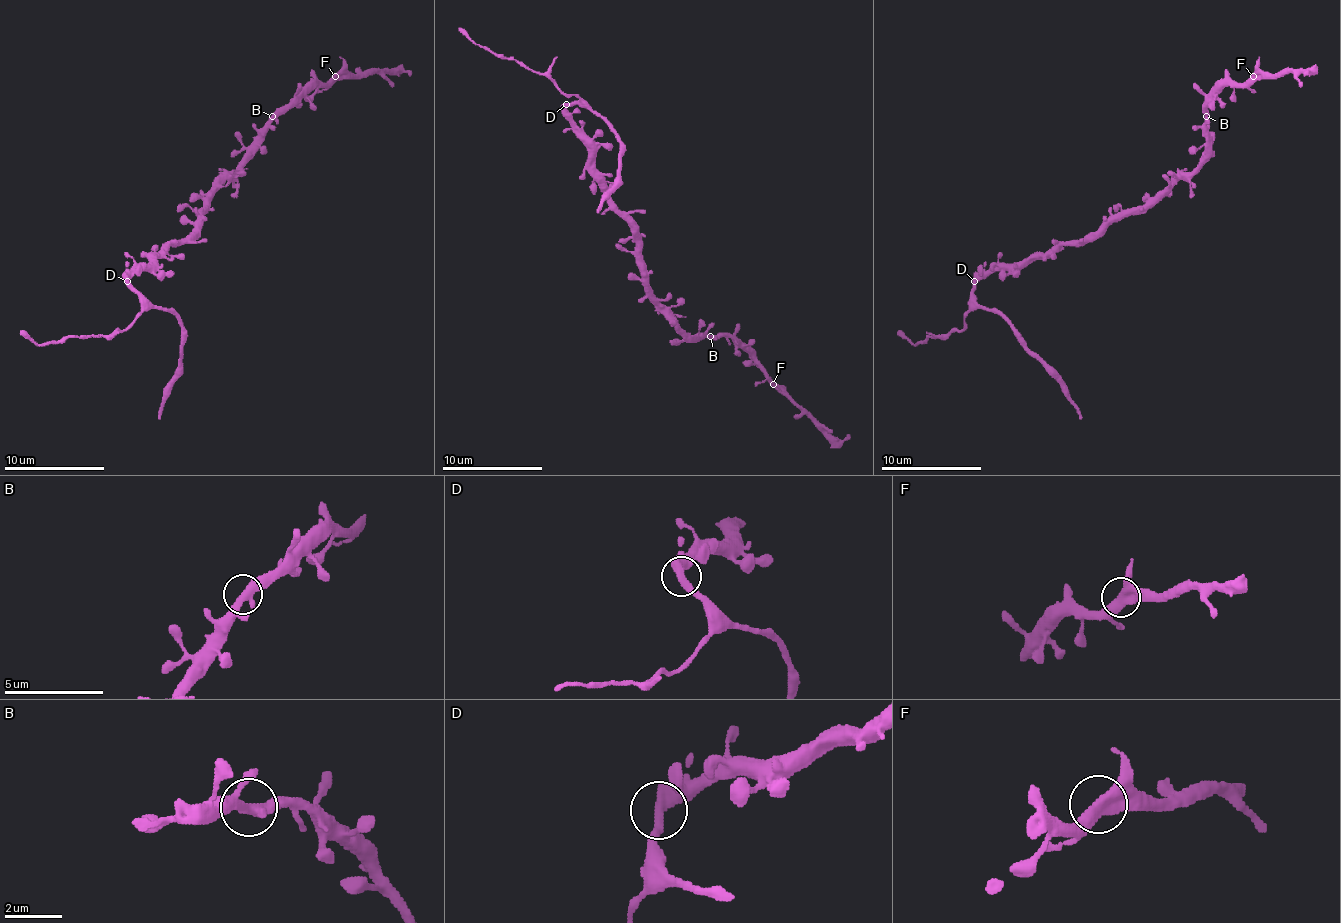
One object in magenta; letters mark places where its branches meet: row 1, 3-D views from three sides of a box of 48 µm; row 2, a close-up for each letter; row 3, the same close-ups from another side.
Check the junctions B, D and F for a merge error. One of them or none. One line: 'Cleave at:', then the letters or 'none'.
Cleave at: D

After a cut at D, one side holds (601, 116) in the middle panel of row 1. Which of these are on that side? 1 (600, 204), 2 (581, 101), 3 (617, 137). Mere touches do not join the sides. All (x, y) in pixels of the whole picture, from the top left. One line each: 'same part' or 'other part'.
1: same part
2: same part
3: same part

